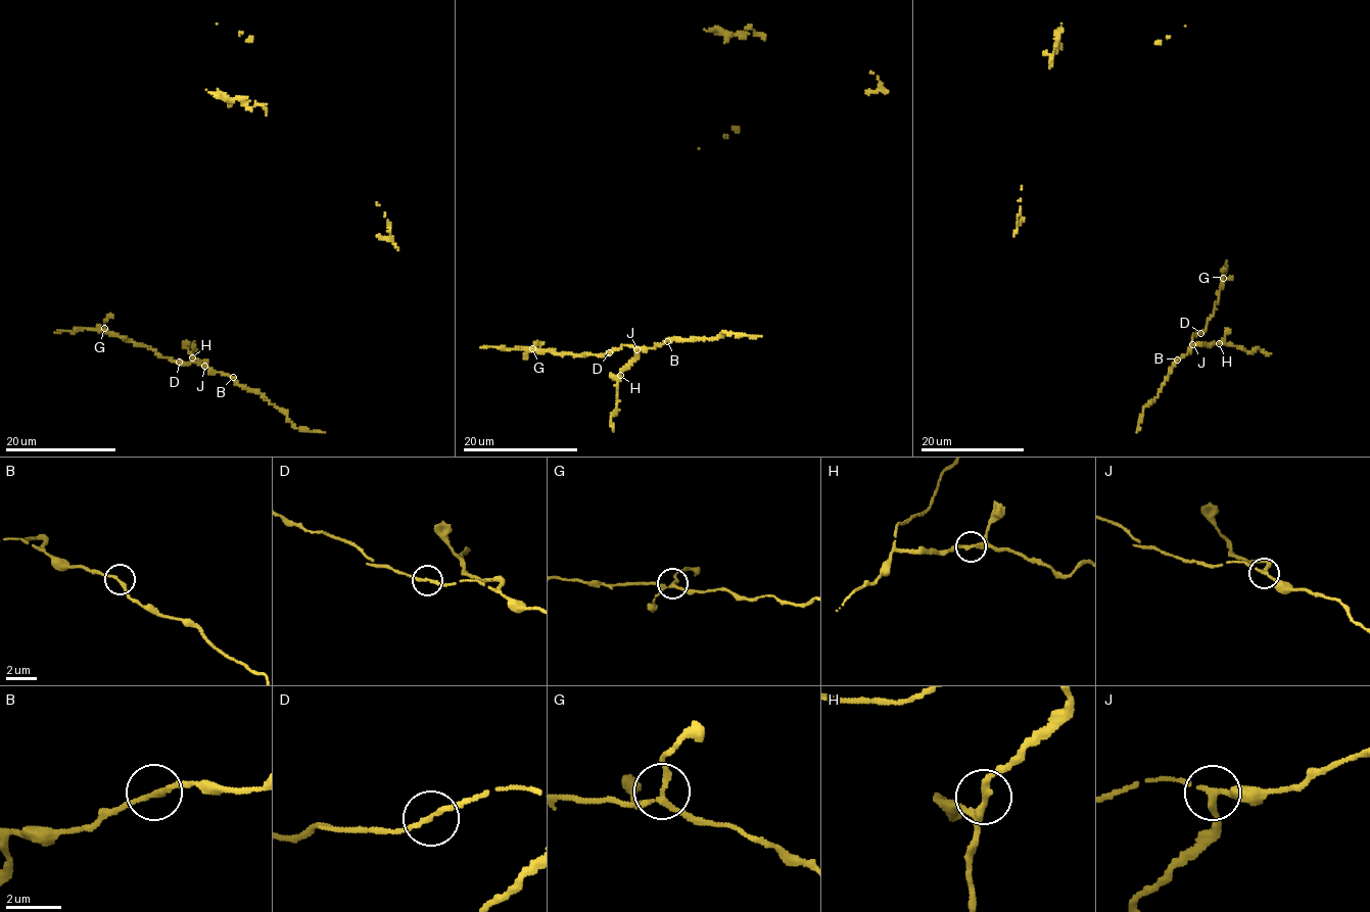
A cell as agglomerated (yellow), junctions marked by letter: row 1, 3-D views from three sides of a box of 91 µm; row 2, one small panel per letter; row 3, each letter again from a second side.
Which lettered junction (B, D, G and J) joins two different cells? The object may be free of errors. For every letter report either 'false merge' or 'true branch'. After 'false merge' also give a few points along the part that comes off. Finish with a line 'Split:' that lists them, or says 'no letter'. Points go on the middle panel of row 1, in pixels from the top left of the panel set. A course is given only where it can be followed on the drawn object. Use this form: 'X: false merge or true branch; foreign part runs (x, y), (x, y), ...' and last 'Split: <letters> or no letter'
B: true branch
D: true branch
G: true branch
J: false merge; foreign part runs (636, 349), (636, 356), (621, 371), (617, 385), (617, 414), (613, 416), (613, 430)
Split: J

